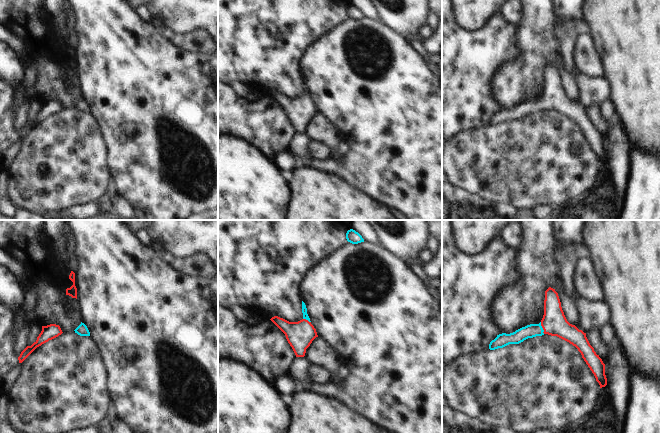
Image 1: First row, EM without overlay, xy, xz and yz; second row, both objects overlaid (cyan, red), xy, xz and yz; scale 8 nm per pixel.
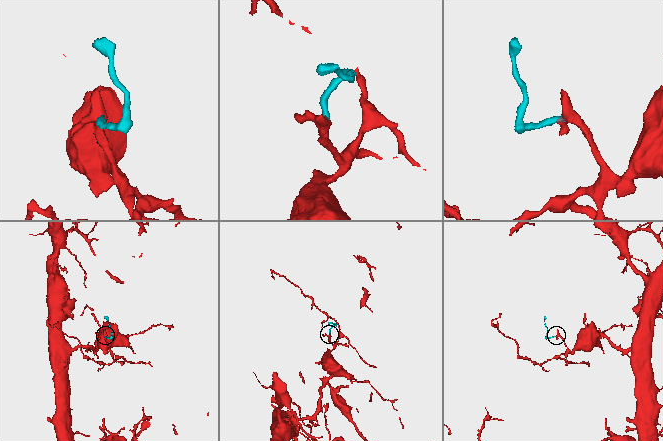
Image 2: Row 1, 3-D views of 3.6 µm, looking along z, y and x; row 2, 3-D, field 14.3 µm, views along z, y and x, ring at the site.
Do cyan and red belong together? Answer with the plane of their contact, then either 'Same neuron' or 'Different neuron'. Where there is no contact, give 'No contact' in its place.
Touches cyan in yz. Same neuron

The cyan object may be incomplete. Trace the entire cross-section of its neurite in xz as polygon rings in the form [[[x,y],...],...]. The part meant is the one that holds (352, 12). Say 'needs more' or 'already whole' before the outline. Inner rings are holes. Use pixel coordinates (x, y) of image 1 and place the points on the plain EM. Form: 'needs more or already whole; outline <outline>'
already whole; outline [[[350,5],[347,7],[346,15],[348,18],[352,20],[358,20],[358,19],[364,18],[364,15],[362,14],[362,12],[353,5]]]

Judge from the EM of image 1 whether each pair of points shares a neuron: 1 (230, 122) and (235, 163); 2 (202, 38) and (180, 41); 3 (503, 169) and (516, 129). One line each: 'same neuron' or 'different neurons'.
1: different neurons
2: same neuron
3: same neuron

